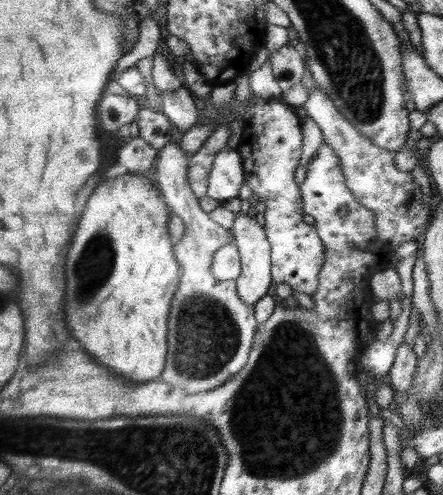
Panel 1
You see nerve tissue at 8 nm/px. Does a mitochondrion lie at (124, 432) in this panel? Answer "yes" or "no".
yes

